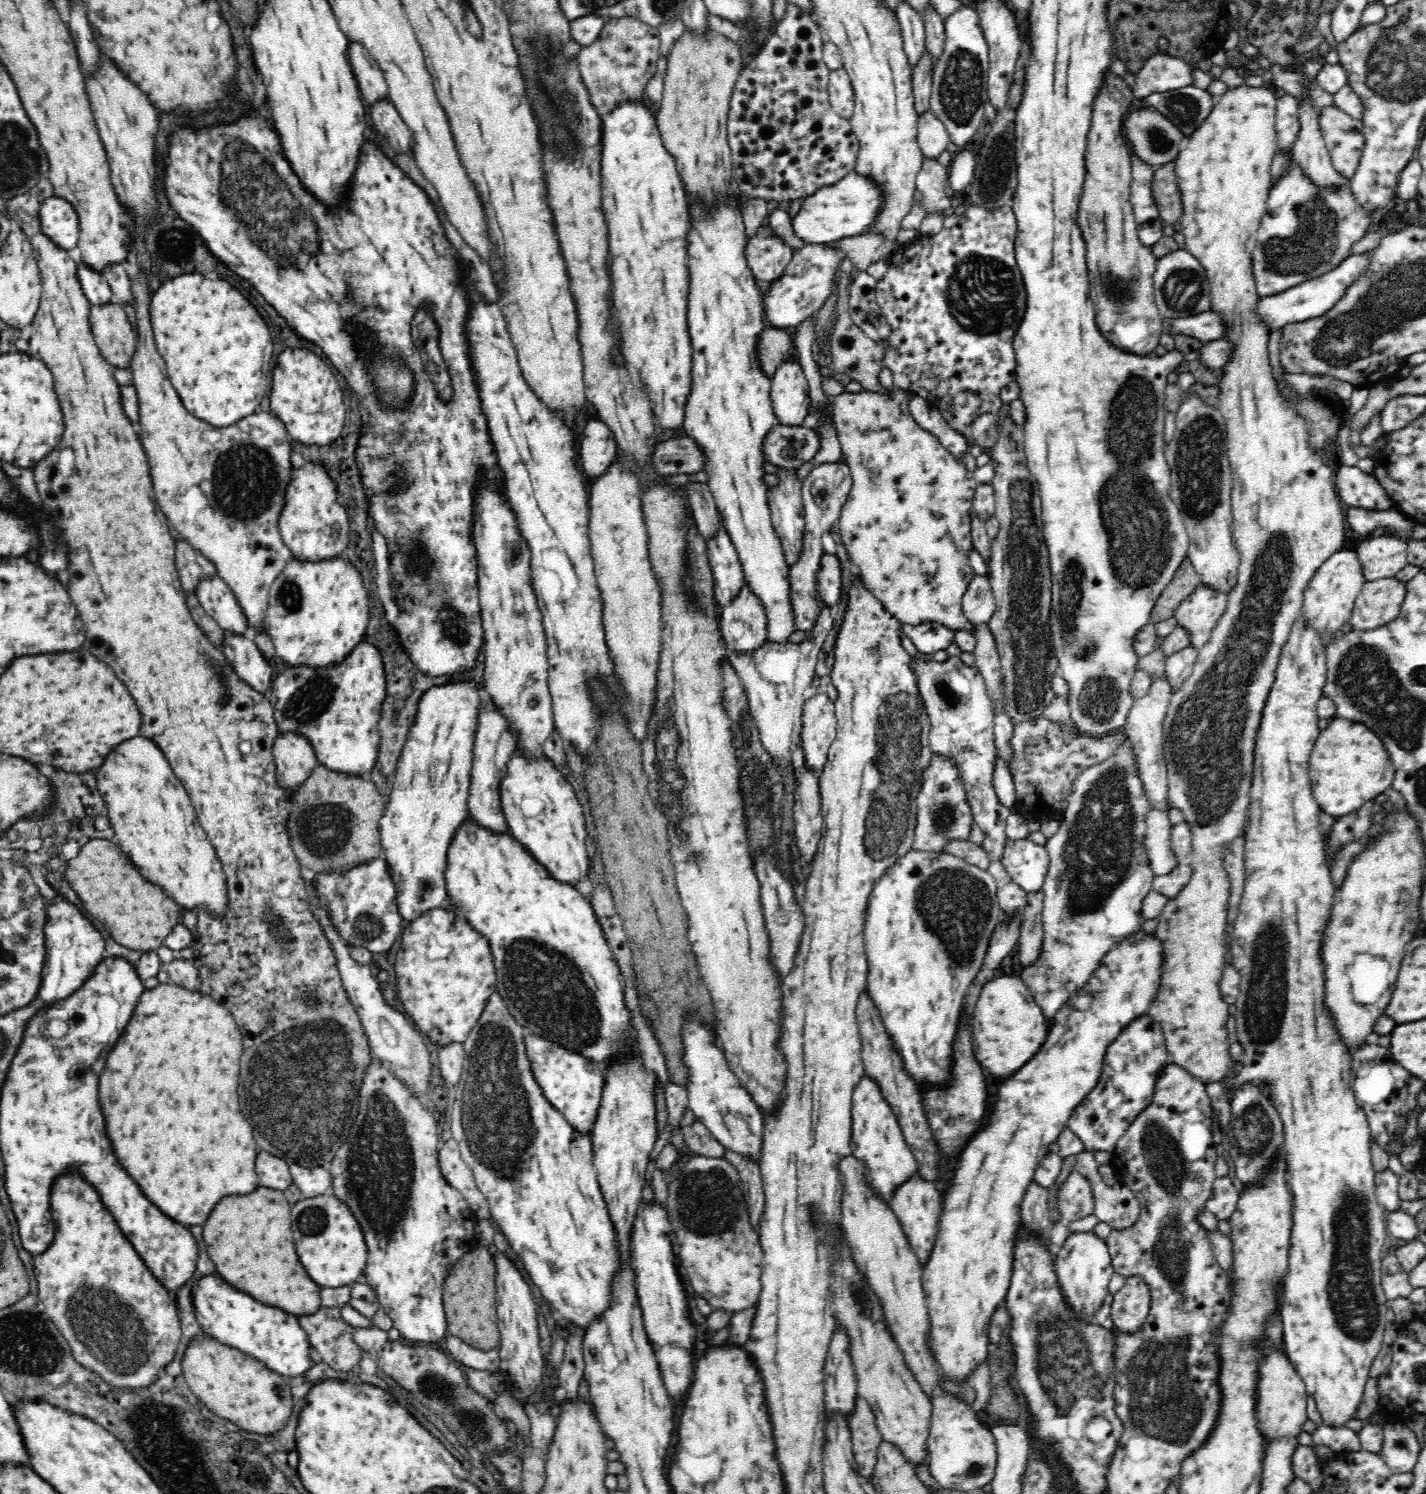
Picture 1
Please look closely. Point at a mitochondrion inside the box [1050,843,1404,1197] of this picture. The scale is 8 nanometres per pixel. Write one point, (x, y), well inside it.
(1266, 1000)

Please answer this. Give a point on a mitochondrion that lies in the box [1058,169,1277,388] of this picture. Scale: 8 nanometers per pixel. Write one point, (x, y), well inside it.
(1182, 287)

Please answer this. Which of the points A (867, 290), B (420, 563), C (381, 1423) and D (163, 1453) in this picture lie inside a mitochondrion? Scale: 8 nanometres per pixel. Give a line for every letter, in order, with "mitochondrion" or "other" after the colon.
A: other
B: mitochondrion
C: other
D: mitochondrion

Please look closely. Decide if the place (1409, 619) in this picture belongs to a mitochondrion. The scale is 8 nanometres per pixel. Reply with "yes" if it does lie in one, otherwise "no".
no

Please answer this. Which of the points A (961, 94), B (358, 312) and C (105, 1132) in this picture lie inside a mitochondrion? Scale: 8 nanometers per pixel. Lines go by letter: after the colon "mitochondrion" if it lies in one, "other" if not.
A: mitochondrion
B: other
C: other

